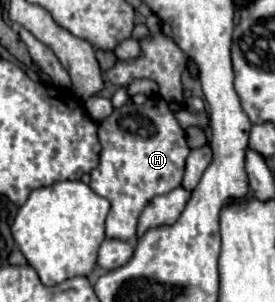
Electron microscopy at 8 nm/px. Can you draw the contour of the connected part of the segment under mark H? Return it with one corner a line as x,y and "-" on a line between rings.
154,95
142,105
126,103
114,109
114,113
98,125
98,139
102,151
98,167
90,171
90,187
112,205
106,217
106,237
132,241
146,203
160,193
180,187
186,157
190,153
186,137
168,101

